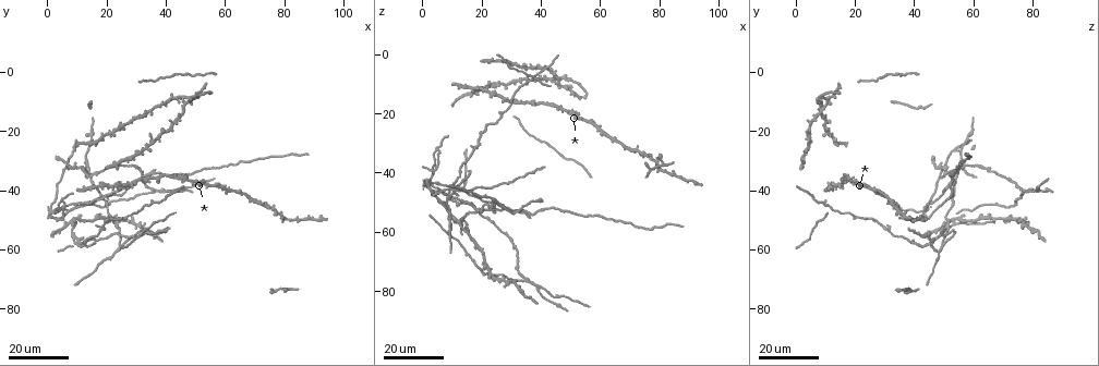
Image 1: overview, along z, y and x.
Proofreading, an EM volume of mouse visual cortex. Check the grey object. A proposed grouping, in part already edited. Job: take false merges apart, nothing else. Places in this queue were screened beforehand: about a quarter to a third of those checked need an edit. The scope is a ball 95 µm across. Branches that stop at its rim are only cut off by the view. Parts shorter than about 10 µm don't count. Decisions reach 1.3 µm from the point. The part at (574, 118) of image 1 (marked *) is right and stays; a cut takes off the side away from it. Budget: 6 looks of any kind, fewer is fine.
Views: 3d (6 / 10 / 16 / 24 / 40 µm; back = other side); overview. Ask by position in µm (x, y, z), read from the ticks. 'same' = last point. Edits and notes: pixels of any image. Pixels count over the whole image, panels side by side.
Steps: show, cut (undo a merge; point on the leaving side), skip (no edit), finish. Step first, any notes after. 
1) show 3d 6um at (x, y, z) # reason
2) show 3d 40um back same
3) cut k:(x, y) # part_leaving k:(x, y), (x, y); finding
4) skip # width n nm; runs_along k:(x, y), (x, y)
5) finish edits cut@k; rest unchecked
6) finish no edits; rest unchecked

show 3d 24um at (28, 38, 15) # four-way junction

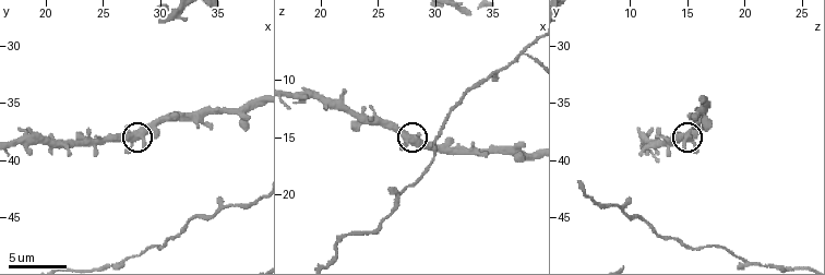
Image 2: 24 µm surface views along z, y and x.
show 3d 10um at (28.0, 38.0, 15.2)

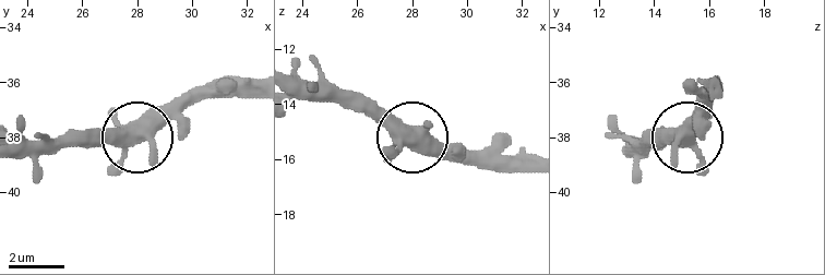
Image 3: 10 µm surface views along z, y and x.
skip # width 470 nm; continuous, no second cell

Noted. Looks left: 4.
show 3d 16um at (11, 57, 46) # three arms meet

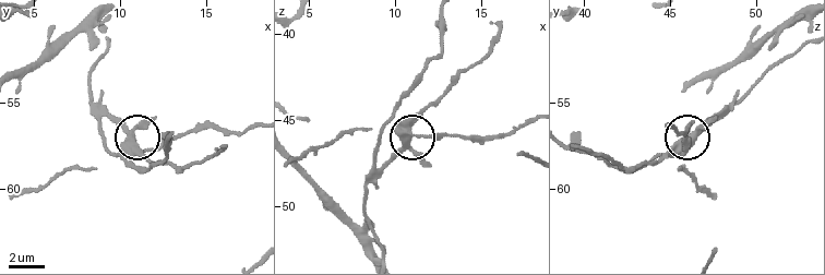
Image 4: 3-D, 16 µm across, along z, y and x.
show 3d 6um same

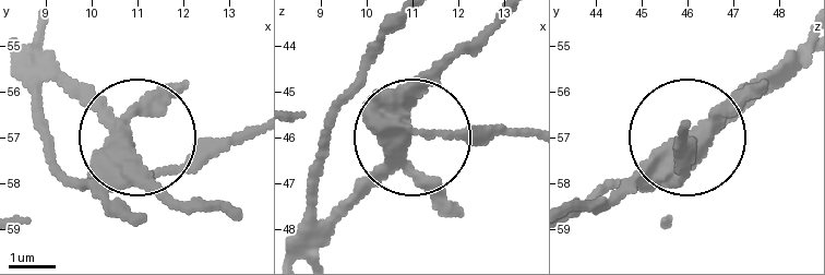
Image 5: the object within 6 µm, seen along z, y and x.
cut 5:(111, 120) # width 420 nm; part_leaving 5:(401, 126), (366, 70), (385, 23); two cells meet here

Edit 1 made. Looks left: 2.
finish edits cut@5; rest unchecked

